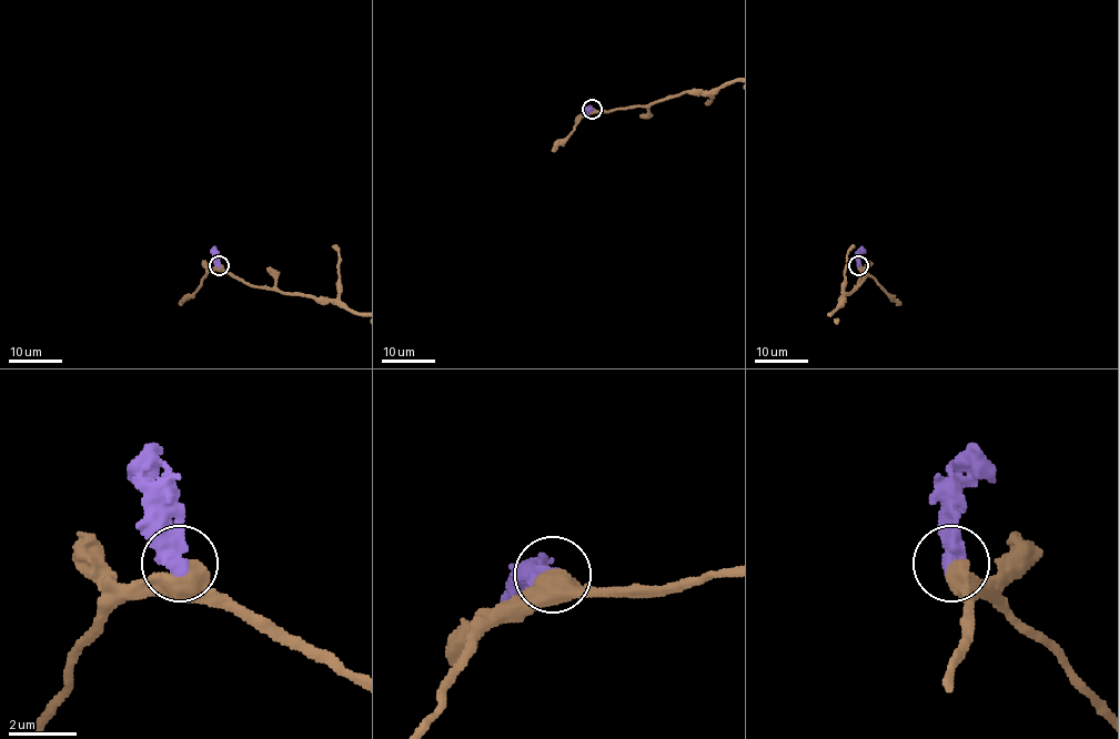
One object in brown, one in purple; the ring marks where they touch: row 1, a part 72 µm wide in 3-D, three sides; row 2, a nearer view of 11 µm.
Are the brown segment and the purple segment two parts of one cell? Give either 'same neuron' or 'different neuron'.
same neuron

